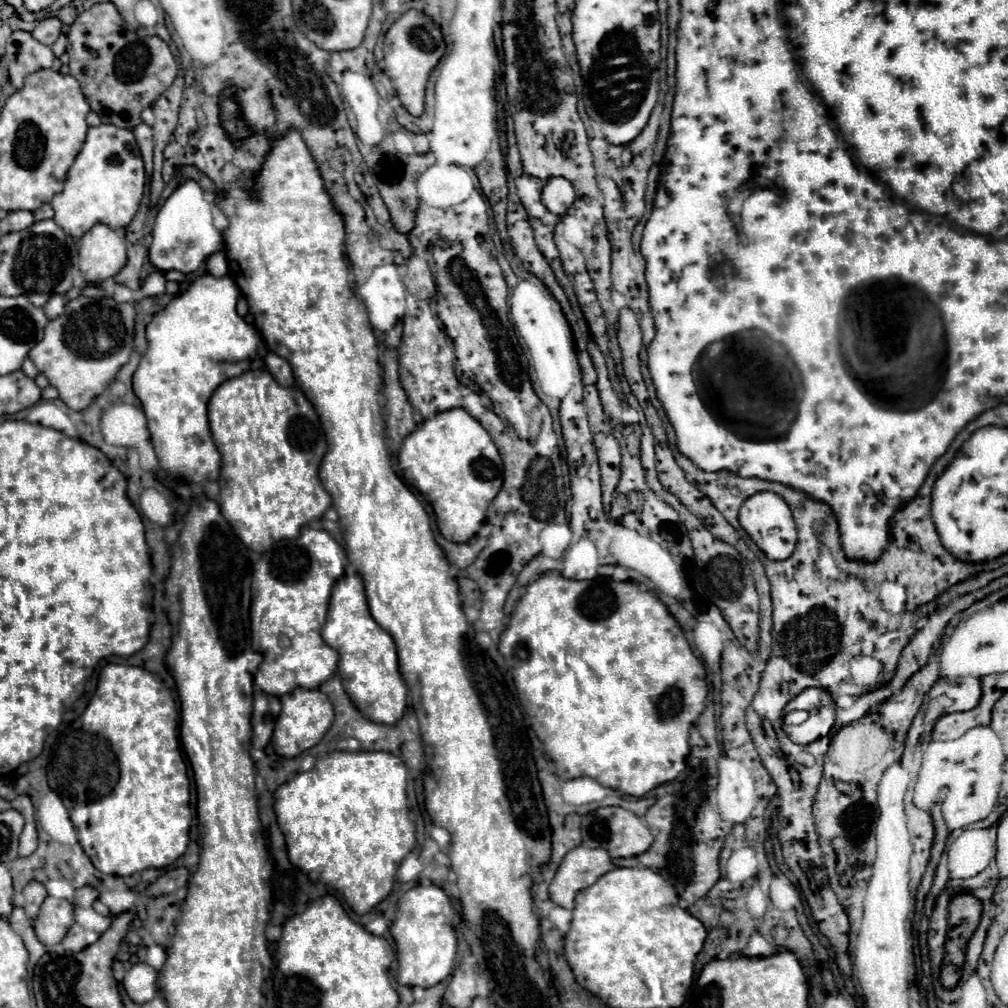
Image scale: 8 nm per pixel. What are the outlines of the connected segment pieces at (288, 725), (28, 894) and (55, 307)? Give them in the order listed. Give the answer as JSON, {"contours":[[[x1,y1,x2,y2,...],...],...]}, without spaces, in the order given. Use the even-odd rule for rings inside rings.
{"contours":[[[294,689,292,693,282,695,280,701,282,701,282,711,280,711,280,717,274,727,272,747,278,755,290,759,290,757,298,757,300,753,308,751,324,737,324,733,330,729,330,725,334,721,334,709,332,709,330,699,318,689,312,689,312,691]],[[32,881,32,883,26,885,26,889,22,891,22,895,24,895,24,911,26,911,26,917,34,921,36,915,38,915,38,911,40,911,42,901,46,899,46,889,44,889,42,883]],[[62,295,50,297,48,305,44,305,44,313,48,313,48,319,56,319,62,311,64,311,64,297]]]}

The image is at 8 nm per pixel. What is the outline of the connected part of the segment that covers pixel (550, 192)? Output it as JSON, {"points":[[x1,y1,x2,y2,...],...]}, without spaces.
{"points":[[552,177,546,181,542,201,550,213,564,215,568,211,568,207,574,203,574,199,576,199,576,195,574,195,572,183,566,181,564,177]]}

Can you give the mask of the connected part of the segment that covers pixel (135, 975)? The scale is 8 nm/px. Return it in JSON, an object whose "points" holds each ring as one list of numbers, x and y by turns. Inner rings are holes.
{"points":[[136,963,126,971,122,985,134,1003,148,1003,158,991,158,971,148,963]]}

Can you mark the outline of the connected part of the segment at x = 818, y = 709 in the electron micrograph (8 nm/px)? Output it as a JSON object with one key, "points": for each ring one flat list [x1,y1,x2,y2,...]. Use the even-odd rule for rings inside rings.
{"points":[[822,687,804,689,784,707,784,713,794,709,804,709,810,713,802,725,784,725,788,737,800,745,808,745,820,737,826,737,834,725,834,701]]}

